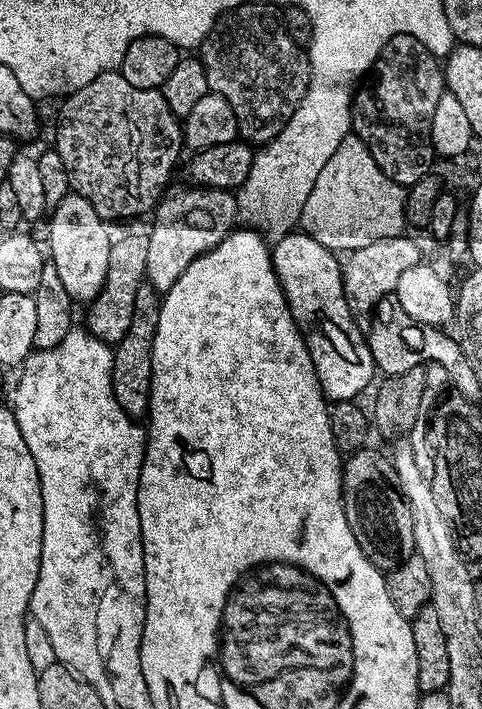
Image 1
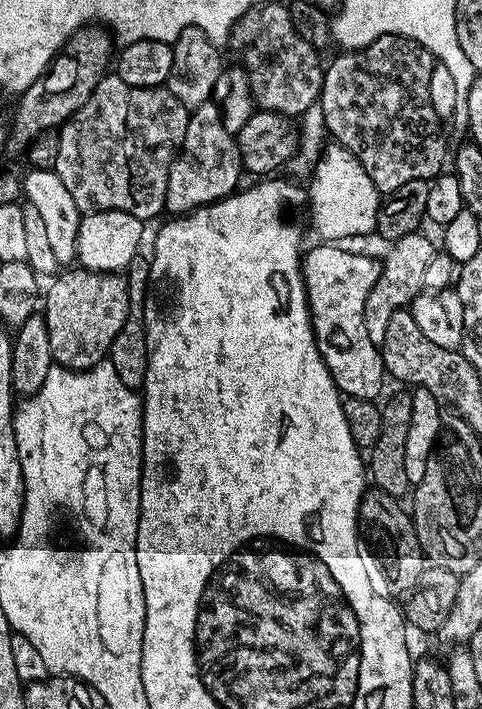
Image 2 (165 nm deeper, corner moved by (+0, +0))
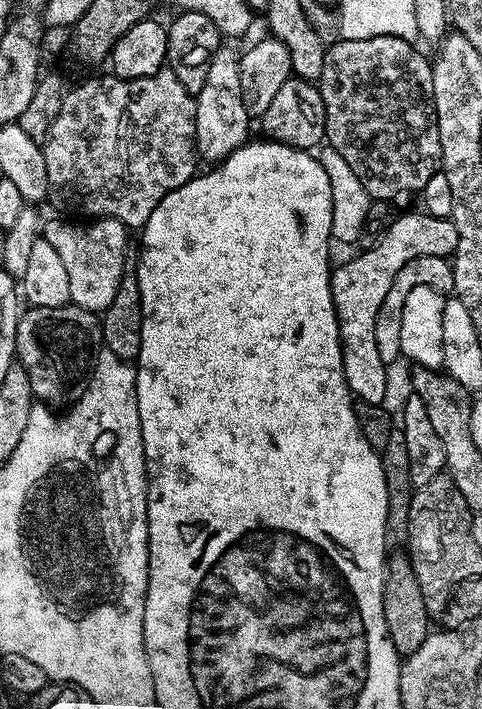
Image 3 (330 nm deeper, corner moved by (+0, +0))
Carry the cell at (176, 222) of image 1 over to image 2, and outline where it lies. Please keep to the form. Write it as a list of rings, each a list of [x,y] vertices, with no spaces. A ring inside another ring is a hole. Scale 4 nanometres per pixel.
[[[214,102],[193,108],[188,114],[186,138],[181,142],[180,151],[170,166],[165,209],[172,214],[183,214],[218,202],[237,191],[241,183],[240,174],[242,167],[236,137],[230,130],[226,130],[220,108]]]

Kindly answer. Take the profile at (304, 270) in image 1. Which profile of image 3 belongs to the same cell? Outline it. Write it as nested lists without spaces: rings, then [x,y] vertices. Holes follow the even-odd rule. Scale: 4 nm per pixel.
[[[423,210],[408,212],[405,216],[397,215],[392,225],[382,234],[382,238],[373,248],[365,248],[353,260],[345,264],[335,265],[332,268],[332,301],[340,327],[340,345],[342,346],[342,366],[346,374],[348,390],[356,400],[365,400],[371,404],[383,405],[388,396],[388,372],[389,365],[382,362],[382,354],[378,354],[378,341],[374,339],[374,322],[378,322],[378,310],[382,310],[382,302],[386,293],[390,291],[390,285],[394,283],[394,277],[398,270],[406,266],[414,258],[423,256],[451,257],[458,246],[458,230],[451,218],[443,220],[434,218]]]

